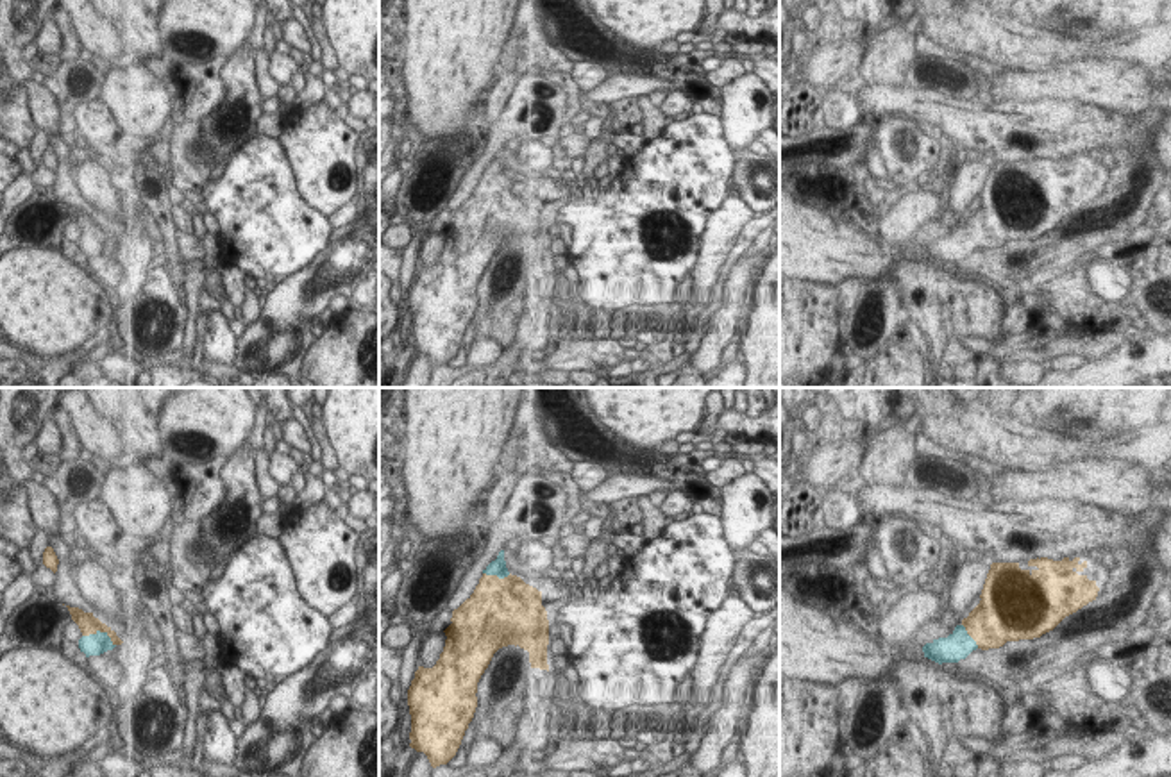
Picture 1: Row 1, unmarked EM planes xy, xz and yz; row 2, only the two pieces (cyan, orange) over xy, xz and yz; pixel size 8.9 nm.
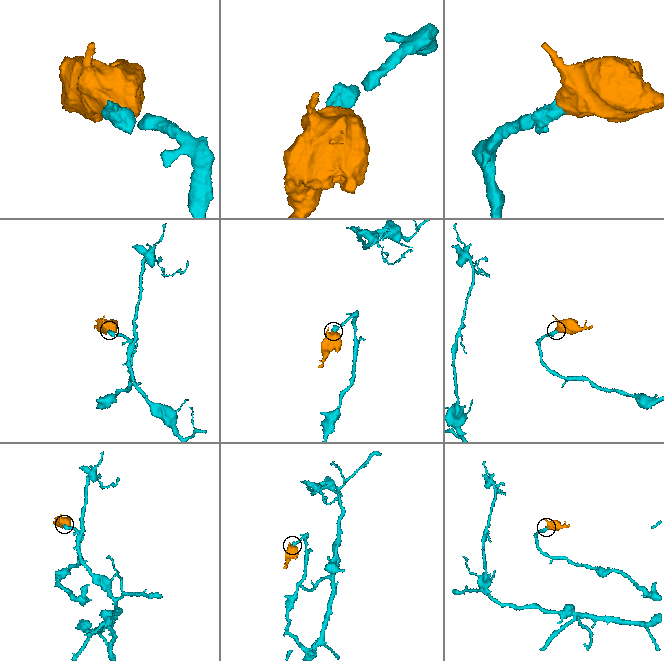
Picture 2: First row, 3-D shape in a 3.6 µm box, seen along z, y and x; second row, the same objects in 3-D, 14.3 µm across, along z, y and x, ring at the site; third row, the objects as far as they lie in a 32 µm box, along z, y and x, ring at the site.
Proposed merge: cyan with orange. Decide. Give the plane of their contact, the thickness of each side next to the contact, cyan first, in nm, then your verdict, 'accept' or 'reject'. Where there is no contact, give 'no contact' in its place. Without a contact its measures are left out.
xy | 190/180 nm | accept

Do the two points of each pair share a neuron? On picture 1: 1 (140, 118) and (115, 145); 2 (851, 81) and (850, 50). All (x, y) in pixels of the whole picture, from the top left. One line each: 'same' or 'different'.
1: different
2: different

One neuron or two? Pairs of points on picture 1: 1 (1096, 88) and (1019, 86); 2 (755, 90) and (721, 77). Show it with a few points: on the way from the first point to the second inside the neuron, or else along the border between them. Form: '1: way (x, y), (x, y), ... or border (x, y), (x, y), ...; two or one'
1: way (1077, 86), (1039, 86); one
2: border (746, 74), (723, 88); two

